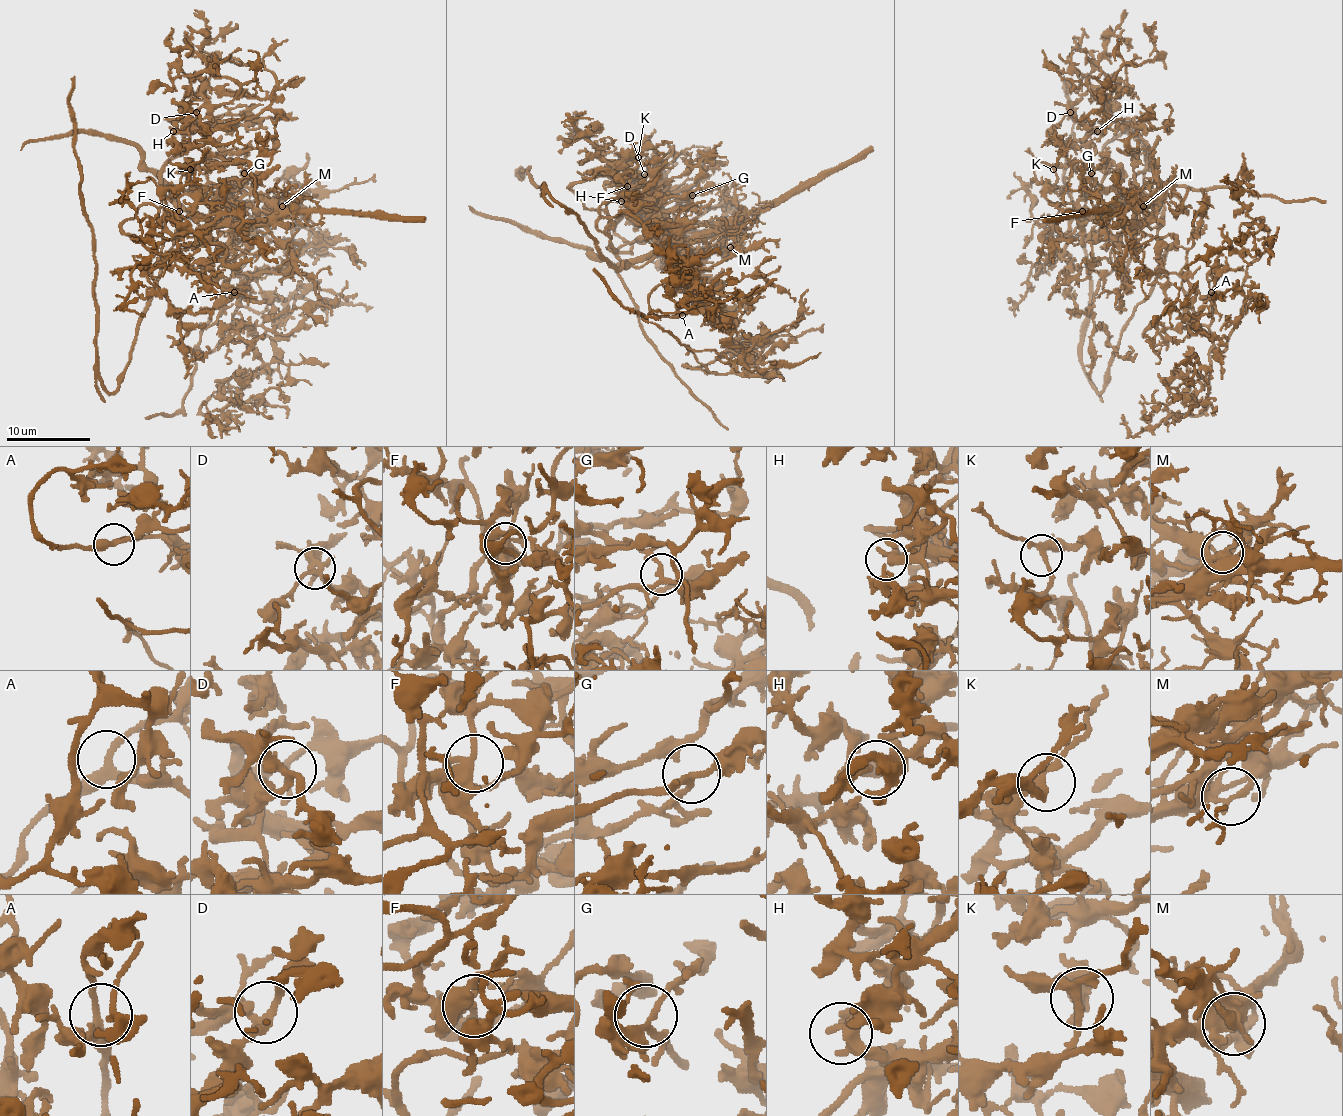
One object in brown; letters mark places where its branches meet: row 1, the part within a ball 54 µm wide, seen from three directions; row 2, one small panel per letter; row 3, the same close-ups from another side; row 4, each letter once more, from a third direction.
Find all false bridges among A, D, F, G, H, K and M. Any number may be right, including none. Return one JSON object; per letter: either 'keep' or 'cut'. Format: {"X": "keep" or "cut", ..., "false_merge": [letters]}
{"A": "keep", "D": "keep", "F": "keep", "G": "keep", "H": "keep", "K": "keep", "M": "cut", "false_merge": ["M"]}

